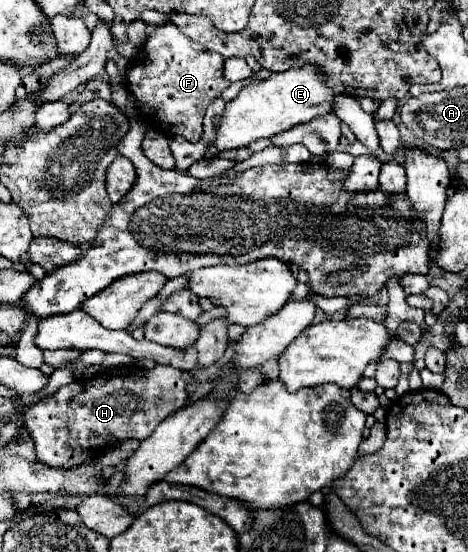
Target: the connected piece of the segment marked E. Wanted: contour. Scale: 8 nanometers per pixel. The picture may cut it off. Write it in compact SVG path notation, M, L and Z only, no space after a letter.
M300 65L294 69L288 69L284 73L272 73L268 79L256 85L244 87L236 99L232 99L218 125L218 135L214 145L206 151L206 159L216 157L224 149L240 149L248 145L250 141L272 137L280 131L286 131L294 125L306 123L314 117L326 115L334 111L334 99L338 93L334 93L326 85L326 75L320 71L318 65Z

